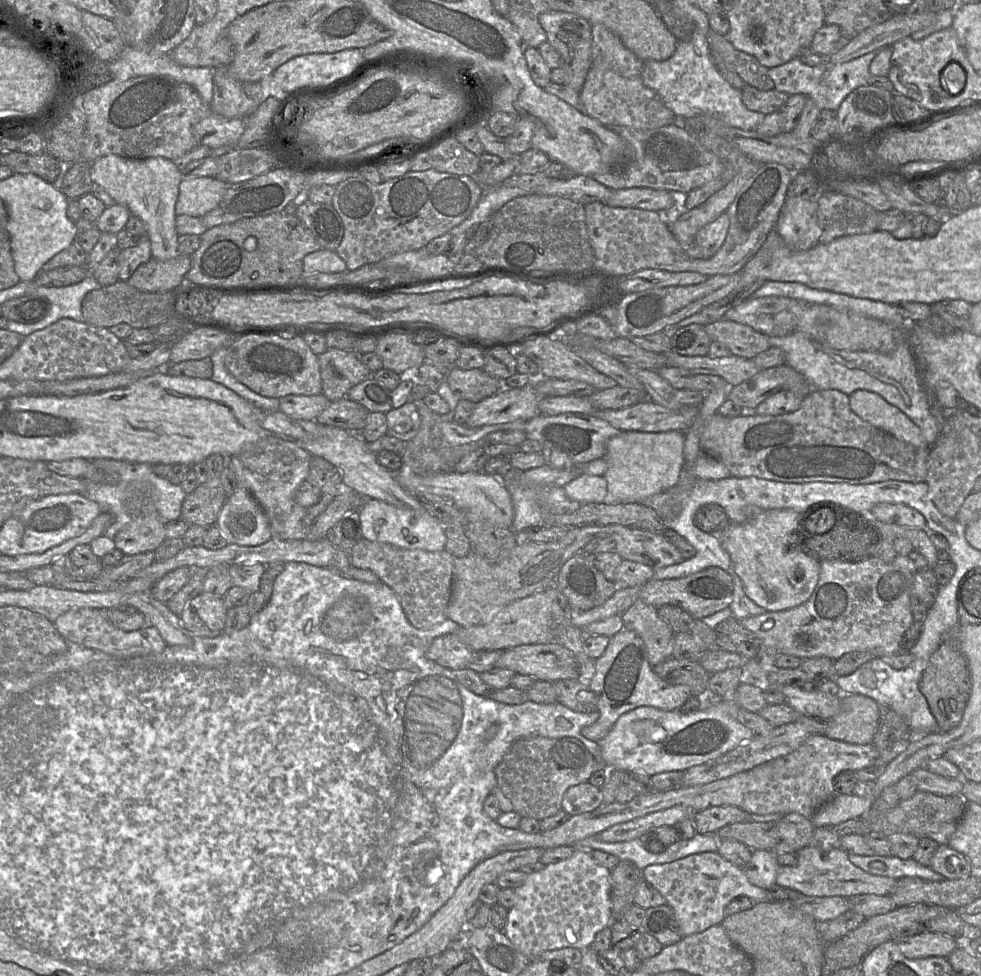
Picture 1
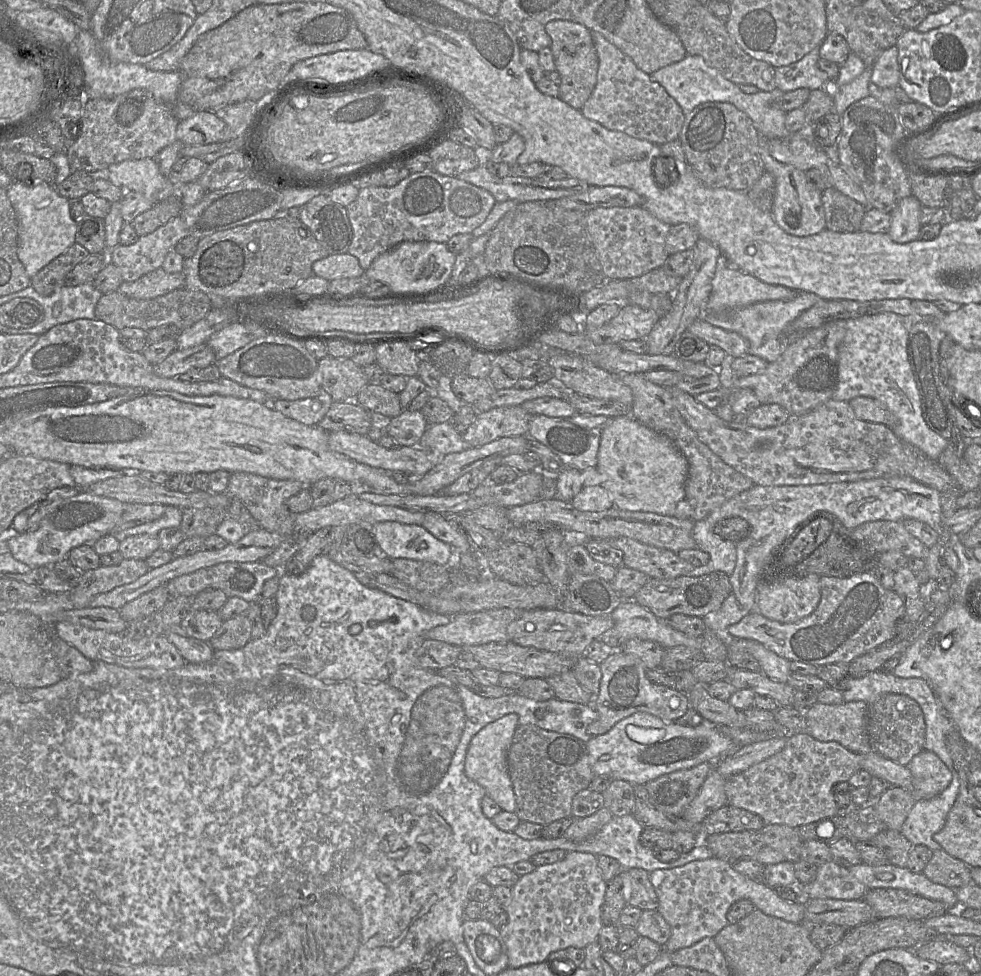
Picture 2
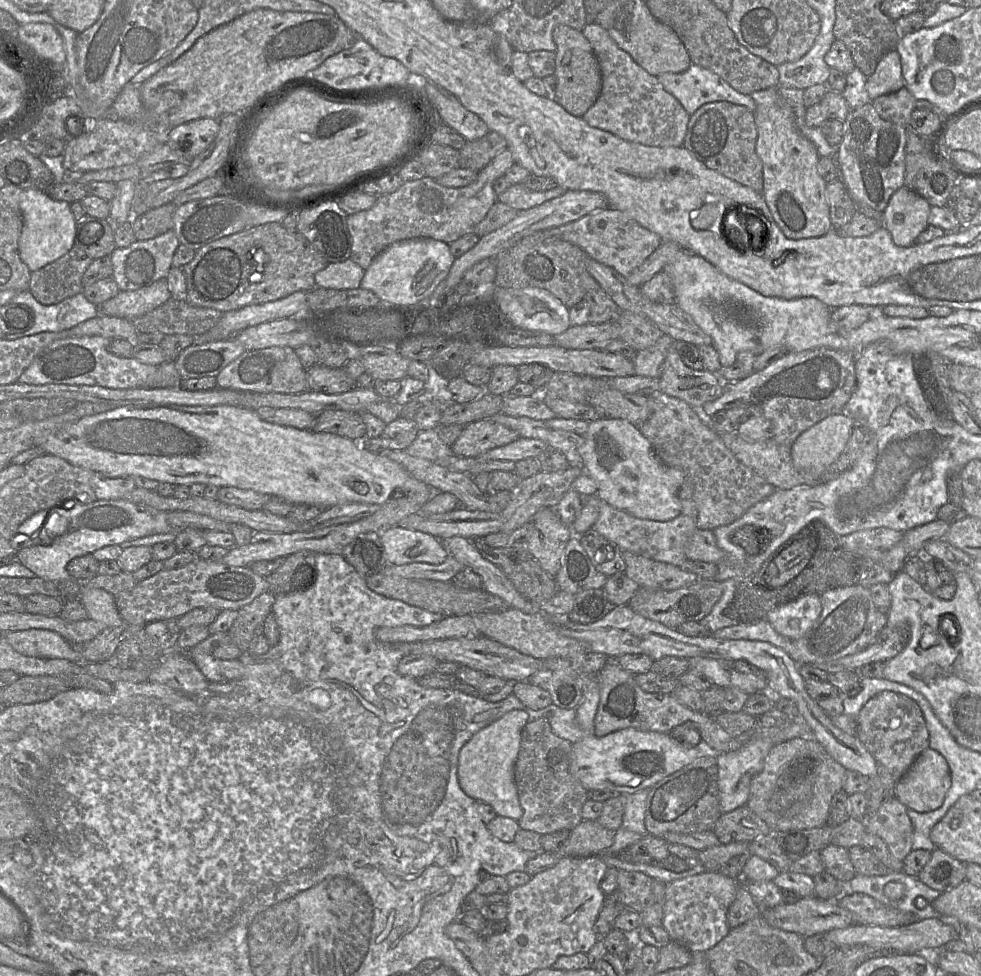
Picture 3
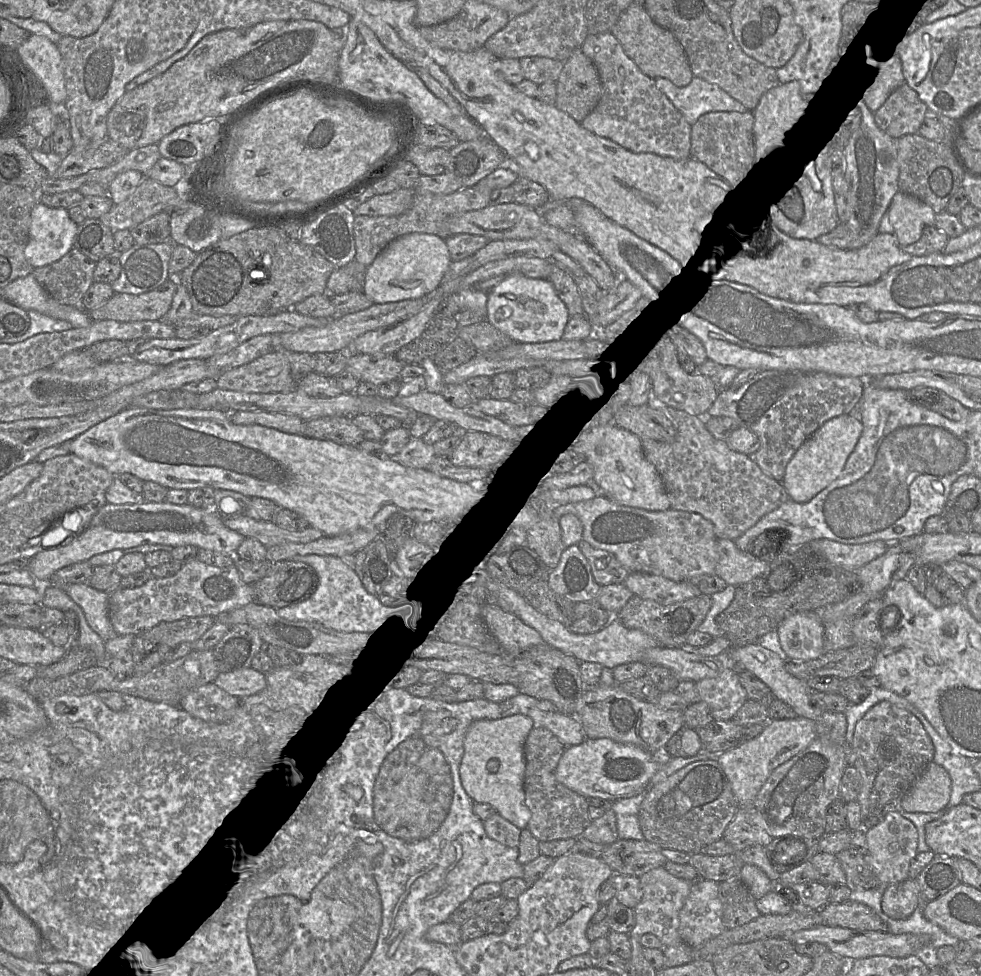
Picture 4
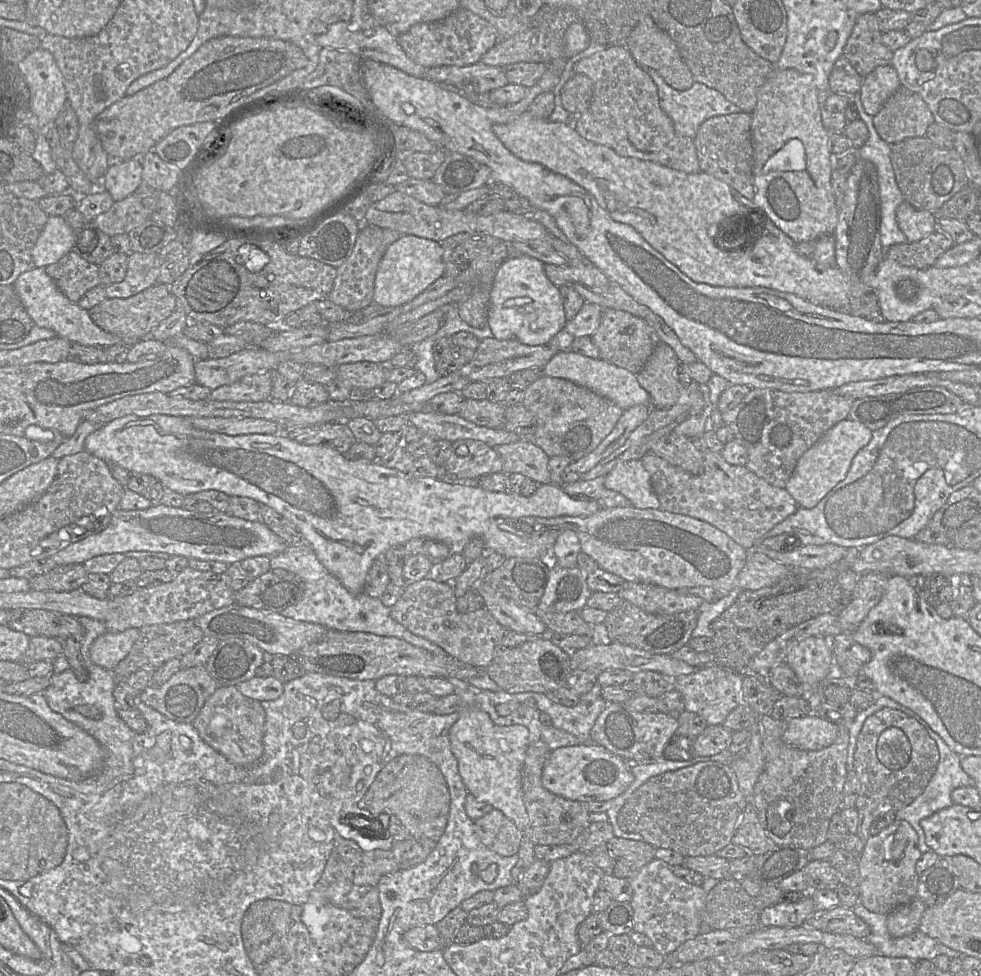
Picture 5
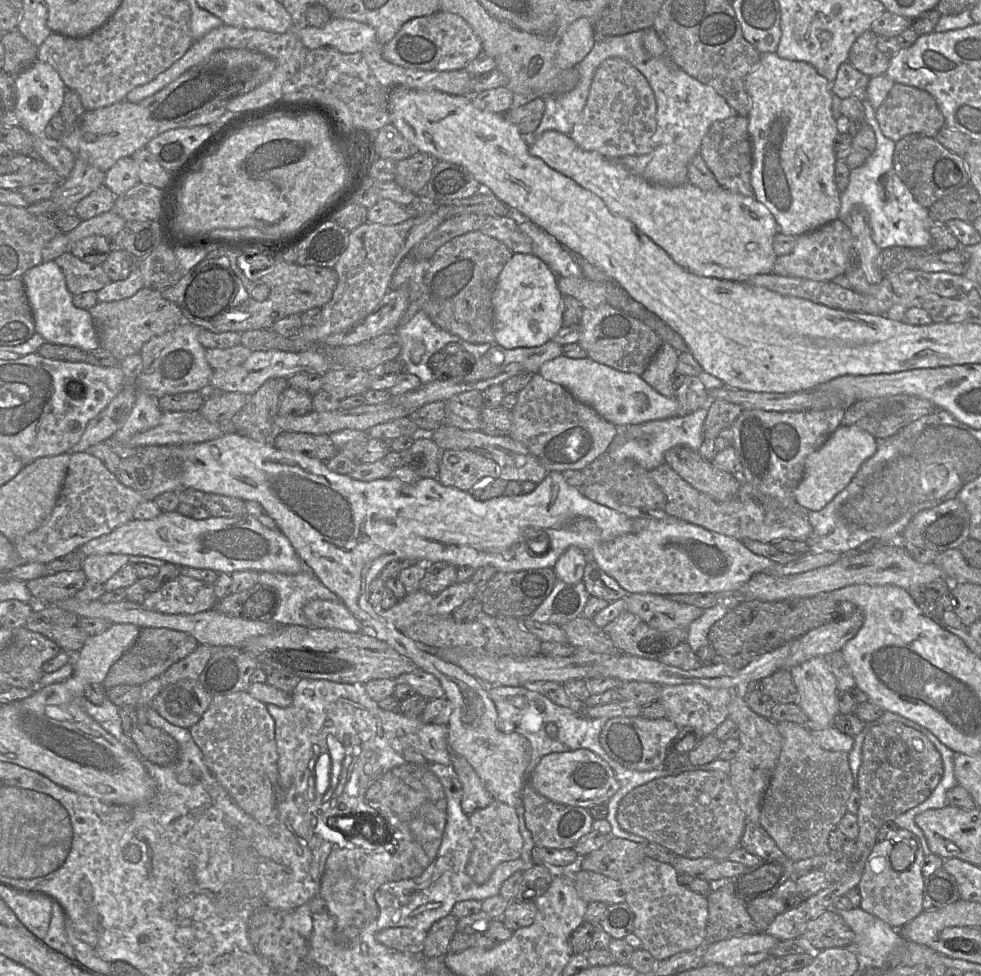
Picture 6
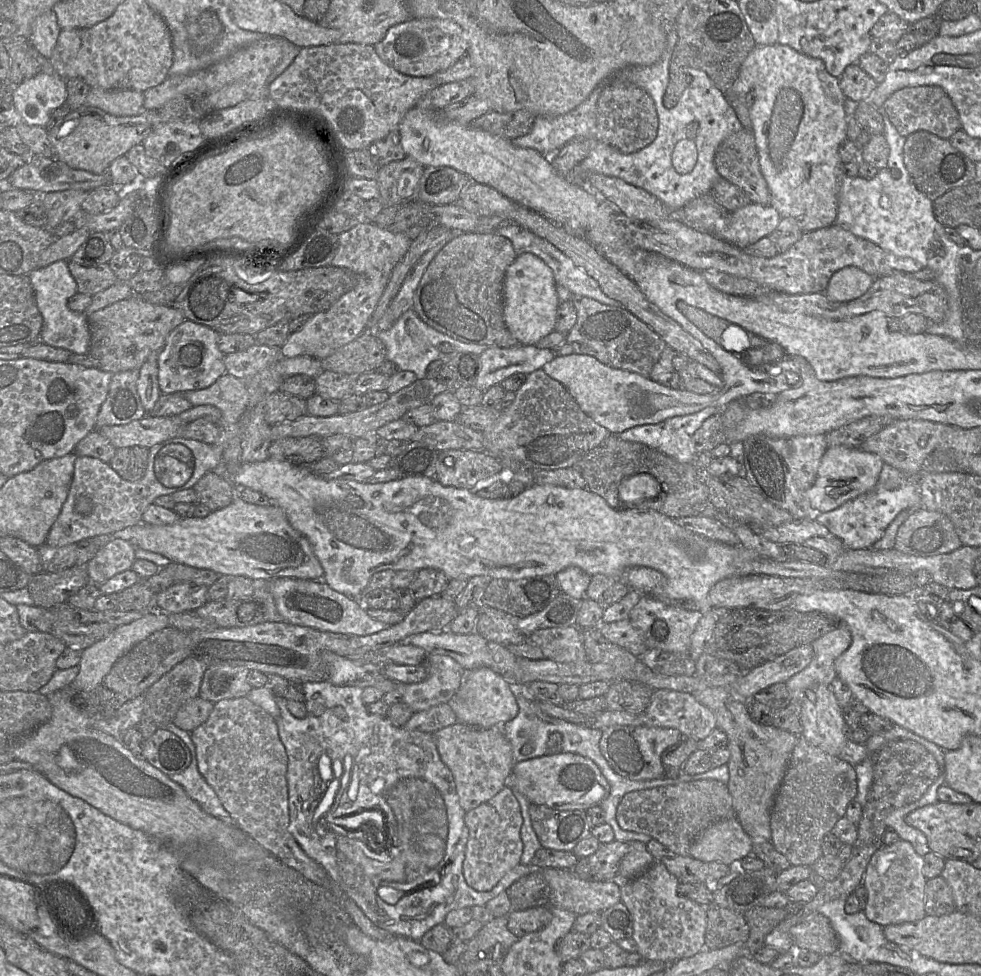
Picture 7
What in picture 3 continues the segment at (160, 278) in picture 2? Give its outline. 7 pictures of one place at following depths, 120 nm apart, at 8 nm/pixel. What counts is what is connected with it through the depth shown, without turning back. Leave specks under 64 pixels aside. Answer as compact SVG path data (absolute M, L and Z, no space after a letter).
M167 278L133 291L120 291L99 306L99 313L133 320L143 316L171 299Z

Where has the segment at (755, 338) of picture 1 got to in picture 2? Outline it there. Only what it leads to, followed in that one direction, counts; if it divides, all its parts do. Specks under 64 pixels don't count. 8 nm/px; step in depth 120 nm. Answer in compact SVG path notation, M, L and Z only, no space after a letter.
M702 317L694 320L687 330L709 345L722 348L734 358L749 354L749 342L746 338L736 332L714 326L703 320Z

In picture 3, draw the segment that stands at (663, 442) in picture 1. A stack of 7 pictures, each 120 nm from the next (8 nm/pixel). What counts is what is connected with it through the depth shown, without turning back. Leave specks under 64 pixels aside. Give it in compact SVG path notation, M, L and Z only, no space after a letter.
M601 418L592 420L585 433L578 435L577 450L583 460L583 470L597 484L597 496L613 508L631 516L653 521L669 521L681 514L679 490L685 474L679 468L663 464L657 457L651 443L639 427L622 419Z

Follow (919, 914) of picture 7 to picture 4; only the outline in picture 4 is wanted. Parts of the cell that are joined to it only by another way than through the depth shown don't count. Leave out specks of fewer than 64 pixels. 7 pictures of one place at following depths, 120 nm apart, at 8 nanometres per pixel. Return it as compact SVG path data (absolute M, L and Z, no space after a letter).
M892 809L879 824L866 830L865 836L864 854L880 884L888 886L909 878L910 864L918 854L918 833L912 822Z

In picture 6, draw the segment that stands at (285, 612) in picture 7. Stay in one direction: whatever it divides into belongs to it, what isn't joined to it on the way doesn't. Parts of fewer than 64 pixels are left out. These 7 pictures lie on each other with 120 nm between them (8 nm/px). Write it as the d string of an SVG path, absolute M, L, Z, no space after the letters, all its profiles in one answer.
M311 600L306 603L303 611L314 628L333 628L353 633L364 630L362 623L342 601Z

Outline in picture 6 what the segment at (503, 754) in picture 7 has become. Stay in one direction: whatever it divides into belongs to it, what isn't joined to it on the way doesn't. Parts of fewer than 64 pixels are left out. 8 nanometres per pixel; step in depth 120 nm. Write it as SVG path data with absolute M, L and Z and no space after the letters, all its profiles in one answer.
M452 753L452 763L462 785L462 810L469 816L494 800L470 763L461 755Z

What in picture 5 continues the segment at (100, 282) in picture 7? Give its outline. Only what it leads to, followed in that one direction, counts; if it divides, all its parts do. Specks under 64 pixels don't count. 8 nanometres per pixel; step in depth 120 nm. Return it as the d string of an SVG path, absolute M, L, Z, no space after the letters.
M73 250L45 267L45 270L73 303L78 303L88 290L100 285L99 266L88 262Z

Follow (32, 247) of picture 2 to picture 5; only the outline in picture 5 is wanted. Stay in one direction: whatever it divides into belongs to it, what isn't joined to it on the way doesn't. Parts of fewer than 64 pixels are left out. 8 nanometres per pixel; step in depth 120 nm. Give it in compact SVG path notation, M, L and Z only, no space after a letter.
M50 216L32 250L35 267L45 268L72 251L75 230L62 216Z

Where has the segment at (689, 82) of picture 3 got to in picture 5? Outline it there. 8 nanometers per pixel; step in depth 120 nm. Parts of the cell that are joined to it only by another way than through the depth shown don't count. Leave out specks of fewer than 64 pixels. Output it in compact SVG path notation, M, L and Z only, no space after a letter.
M645 70L657 87L661 109L672 120L675 130L683 136L694 139L700 125L705 120L714 116L727 115L741 111L738 106L727 100L719 91L703 83L695 81L689 89L679 91L668 85L655 70Z

